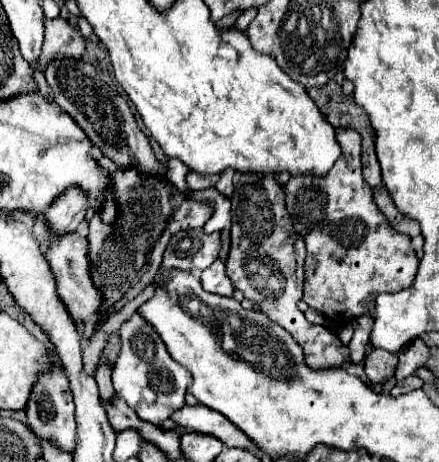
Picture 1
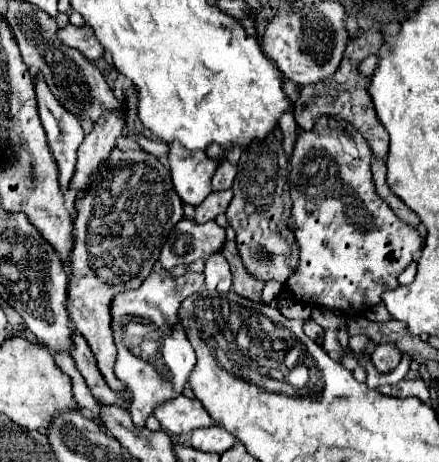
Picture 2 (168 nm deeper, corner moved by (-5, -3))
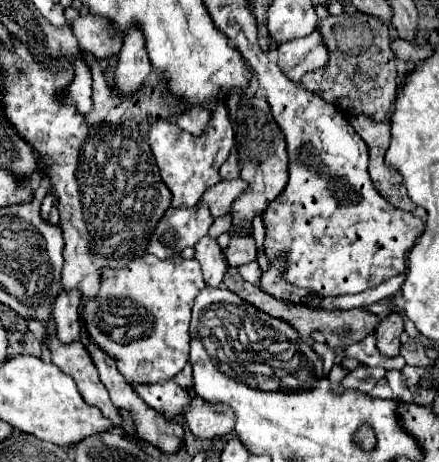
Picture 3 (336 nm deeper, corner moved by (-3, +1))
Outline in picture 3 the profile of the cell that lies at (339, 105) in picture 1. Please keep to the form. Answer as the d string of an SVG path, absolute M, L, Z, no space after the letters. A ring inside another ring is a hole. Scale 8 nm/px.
M361 11L329 15L317 23L319 35L329 51L329 61L323 69L307 73L301 83L307 91L333 103L345 115L371 115L377 121L389 117L393 111L397 89L397 65L389 43L389 29L377 17Z

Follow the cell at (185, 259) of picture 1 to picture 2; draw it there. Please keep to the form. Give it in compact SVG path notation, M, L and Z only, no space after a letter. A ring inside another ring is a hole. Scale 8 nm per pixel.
M181 219L167 237L159 261L165 269L173 269L177 265L189 265L197 259L207 259L221 251L225 237L225 229L215 221L197 225L195 221Z

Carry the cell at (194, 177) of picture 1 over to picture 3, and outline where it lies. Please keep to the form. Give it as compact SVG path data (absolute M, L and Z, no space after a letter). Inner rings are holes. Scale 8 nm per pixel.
M233 149L229 159L221 165L221 177L223 179L237 179L239 177L239 159L237 159L237 151Z

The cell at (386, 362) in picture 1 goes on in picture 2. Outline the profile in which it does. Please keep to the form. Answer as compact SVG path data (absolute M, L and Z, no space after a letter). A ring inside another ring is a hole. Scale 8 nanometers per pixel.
M377 345L371 353L371 361L379 373L389 373L399 365L401 351L395 345Z

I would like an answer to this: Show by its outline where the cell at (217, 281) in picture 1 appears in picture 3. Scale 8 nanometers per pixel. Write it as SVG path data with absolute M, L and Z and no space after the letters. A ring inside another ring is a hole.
M207 235L207 237L199 239L199 243L195 245L195 259L201 263L205 283L209 287L219 287L229 265L221 253L221 247L217 245L217 241L213 237Z

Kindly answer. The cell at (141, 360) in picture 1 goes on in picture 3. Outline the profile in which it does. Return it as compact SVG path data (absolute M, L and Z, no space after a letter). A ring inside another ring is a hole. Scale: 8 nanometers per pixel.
M145 253L127 267L103 269L101 289L91 301L85 301L81 317L91 341L115 359L127 381L173 379L189 361L191 307L201 289L205 289L205 281L195 259L183 259L181 255L157 259Z

